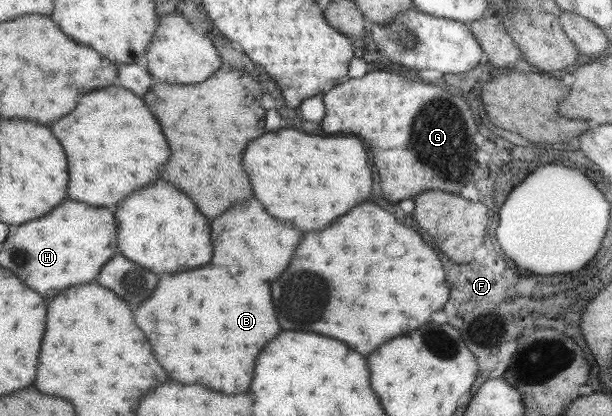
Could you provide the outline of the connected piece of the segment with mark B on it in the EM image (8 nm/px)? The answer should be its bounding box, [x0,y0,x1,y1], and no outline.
[134,265,280,395]

